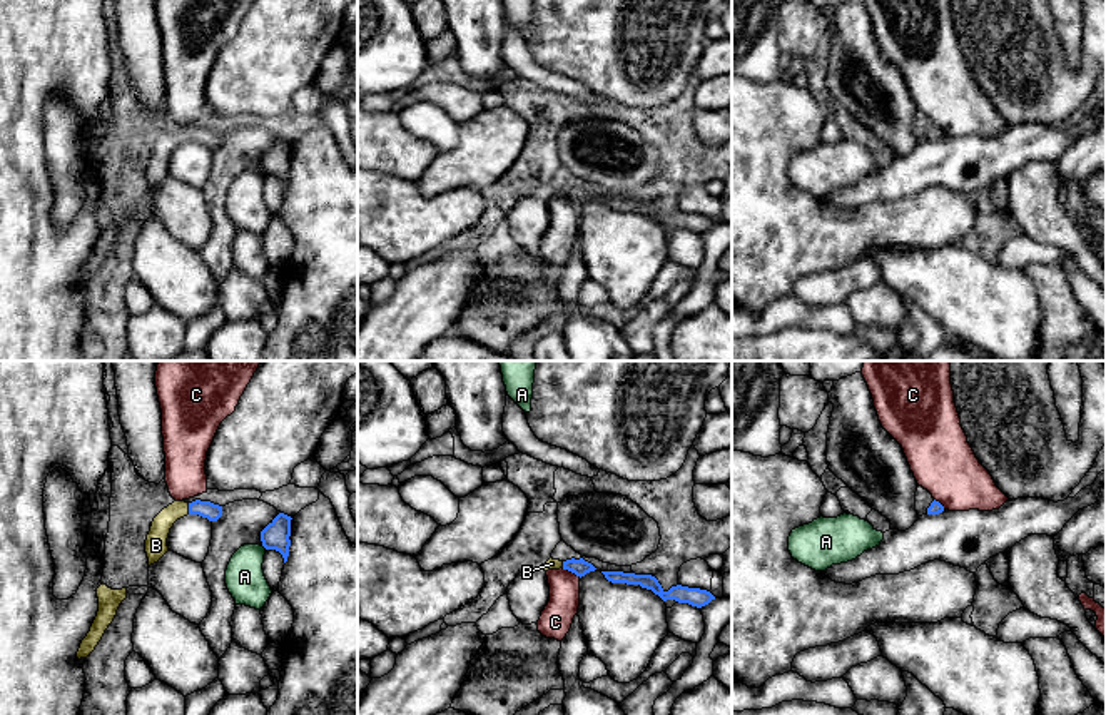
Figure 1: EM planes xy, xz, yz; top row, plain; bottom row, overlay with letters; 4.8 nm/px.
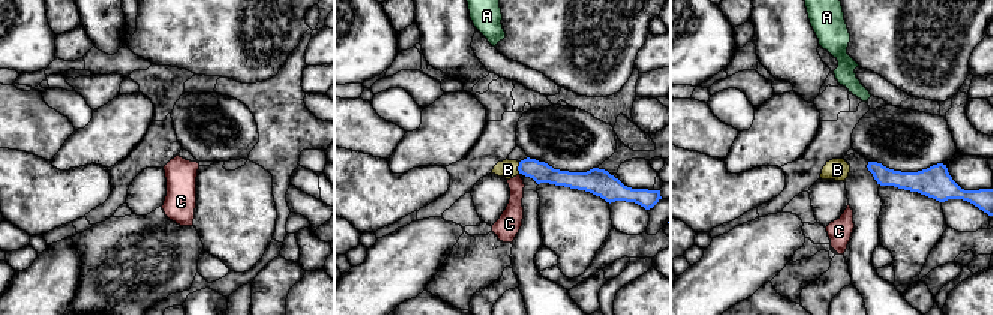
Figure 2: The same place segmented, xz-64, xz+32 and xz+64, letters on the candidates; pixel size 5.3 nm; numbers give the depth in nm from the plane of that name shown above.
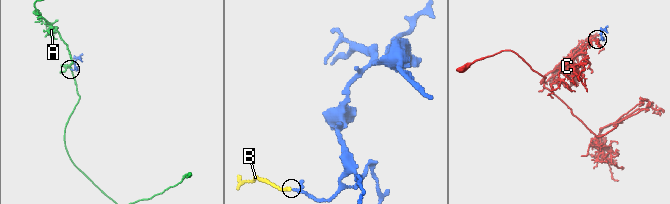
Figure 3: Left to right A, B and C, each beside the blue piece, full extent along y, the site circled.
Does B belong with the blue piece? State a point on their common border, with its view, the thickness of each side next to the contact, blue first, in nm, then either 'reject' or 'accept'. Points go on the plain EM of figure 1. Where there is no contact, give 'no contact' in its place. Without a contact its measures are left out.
xy (189, 134) | 80/110 nm | accept

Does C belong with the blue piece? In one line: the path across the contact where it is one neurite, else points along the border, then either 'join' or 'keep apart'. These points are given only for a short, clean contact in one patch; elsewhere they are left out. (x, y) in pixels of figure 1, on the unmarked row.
border xz (562, 194), (580, 202); keep apart

